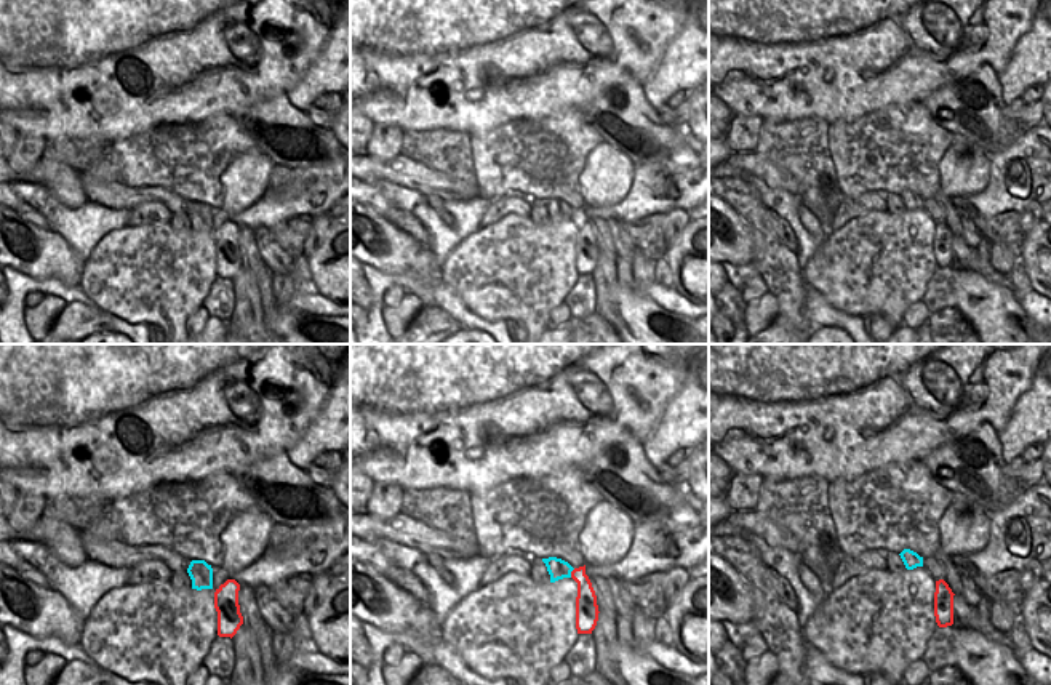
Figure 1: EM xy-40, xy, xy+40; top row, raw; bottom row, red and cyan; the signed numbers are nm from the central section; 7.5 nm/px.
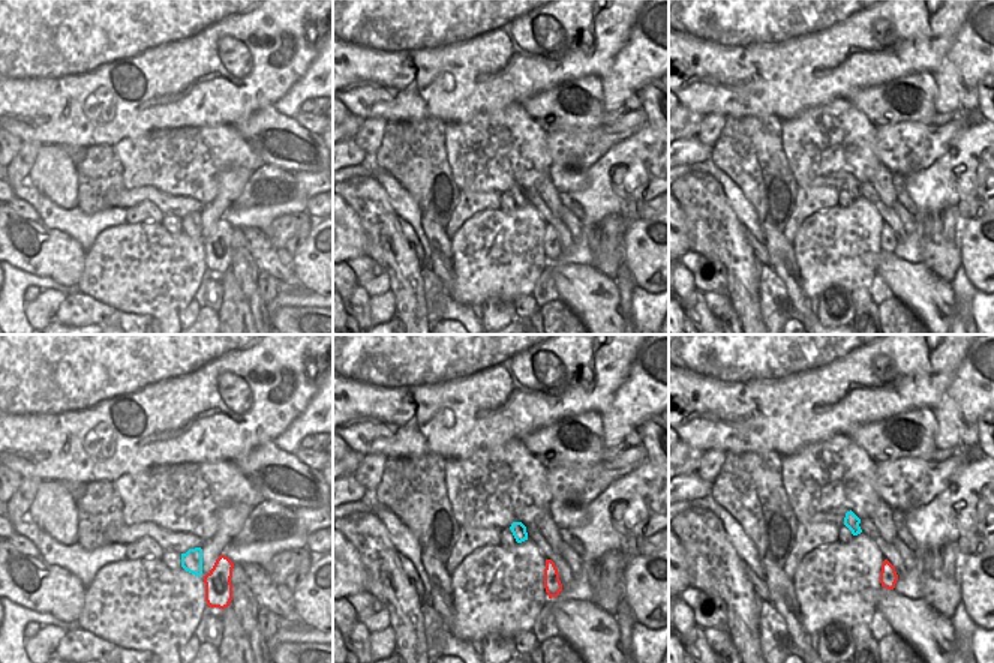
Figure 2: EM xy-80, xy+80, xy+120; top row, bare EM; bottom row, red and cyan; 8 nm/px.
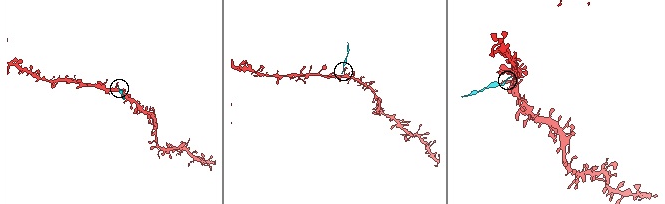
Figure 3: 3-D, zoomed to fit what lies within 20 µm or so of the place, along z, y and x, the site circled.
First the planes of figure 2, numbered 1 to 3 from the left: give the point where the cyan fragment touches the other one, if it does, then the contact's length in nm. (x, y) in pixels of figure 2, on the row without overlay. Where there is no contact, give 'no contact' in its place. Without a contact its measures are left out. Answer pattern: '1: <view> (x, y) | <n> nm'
1: no contact
2: no contact
3: no contact

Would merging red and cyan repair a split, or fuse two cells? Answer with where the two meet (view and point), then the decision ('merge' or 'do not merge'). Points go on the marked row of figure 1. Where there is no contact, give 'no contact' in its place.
xy (571, 573) | do not merge

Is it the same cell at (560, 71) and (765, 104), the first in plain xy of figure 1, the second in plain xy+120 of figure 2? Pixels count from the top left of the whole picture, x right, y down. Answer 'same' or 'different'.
same

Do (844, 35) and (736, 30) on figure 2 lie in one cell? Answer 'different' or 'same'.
same

